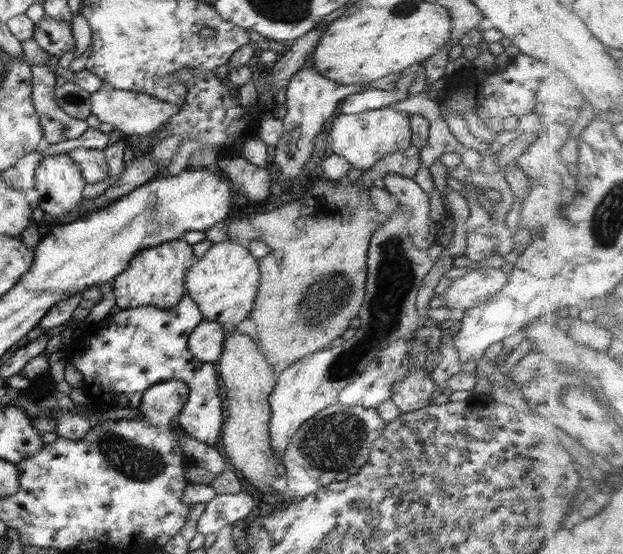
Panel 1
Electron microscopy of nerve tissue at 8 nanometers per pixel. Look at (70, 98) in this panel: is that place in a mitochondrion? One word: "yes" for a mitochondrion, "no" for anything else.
yes

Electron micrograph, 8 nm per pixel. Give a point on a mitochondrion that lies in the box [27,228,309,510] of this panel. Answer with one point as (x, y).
(139, 463)

